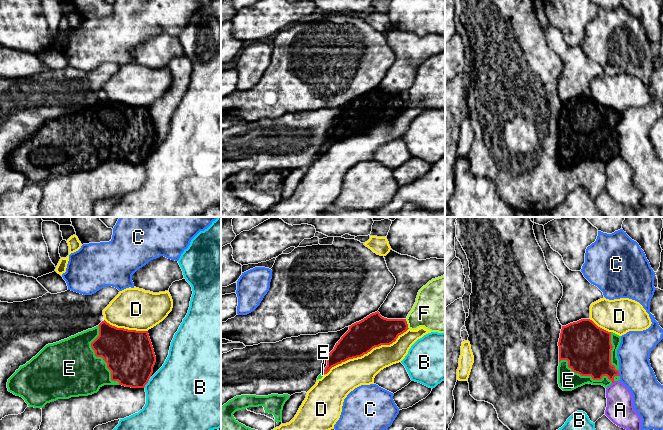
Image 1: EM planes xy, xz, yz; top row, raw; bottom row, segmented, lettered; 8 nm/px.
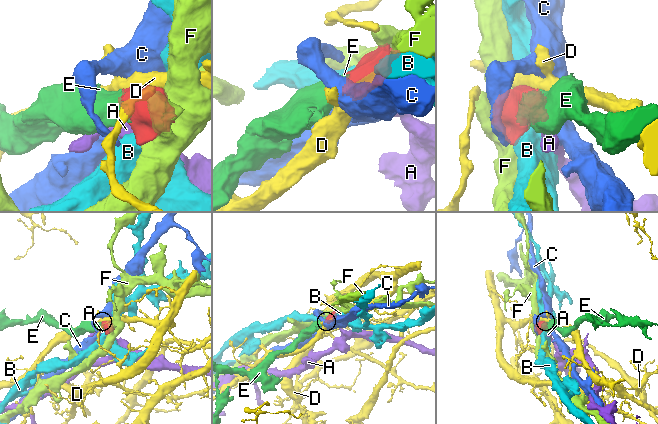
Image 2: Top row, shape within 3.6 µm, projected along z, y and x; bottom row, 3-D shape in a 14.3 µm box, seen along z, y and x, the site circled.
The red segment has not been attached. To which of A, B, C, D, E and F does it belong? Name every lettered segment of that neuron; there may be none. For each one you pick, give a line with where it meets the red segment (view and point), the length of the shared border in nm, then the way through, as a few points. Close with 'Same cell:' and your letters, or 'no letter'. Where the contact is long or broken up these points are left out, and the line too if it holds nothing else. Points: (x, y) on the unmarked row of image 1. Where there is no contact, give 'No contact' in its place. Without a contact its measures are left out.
E: Touches red at yz (588, 151). Shared border 500 nm
Same cell: E

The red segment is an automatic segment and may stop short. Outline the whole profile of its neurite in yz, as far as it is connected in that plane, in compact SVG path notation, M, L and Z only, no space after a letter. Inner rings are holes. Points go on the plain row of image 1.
M590 95L562 102L559 122L558 160L563 167L572 167L585 160L602 161L605 164L620 156L617 126L621 112L598 103Z

